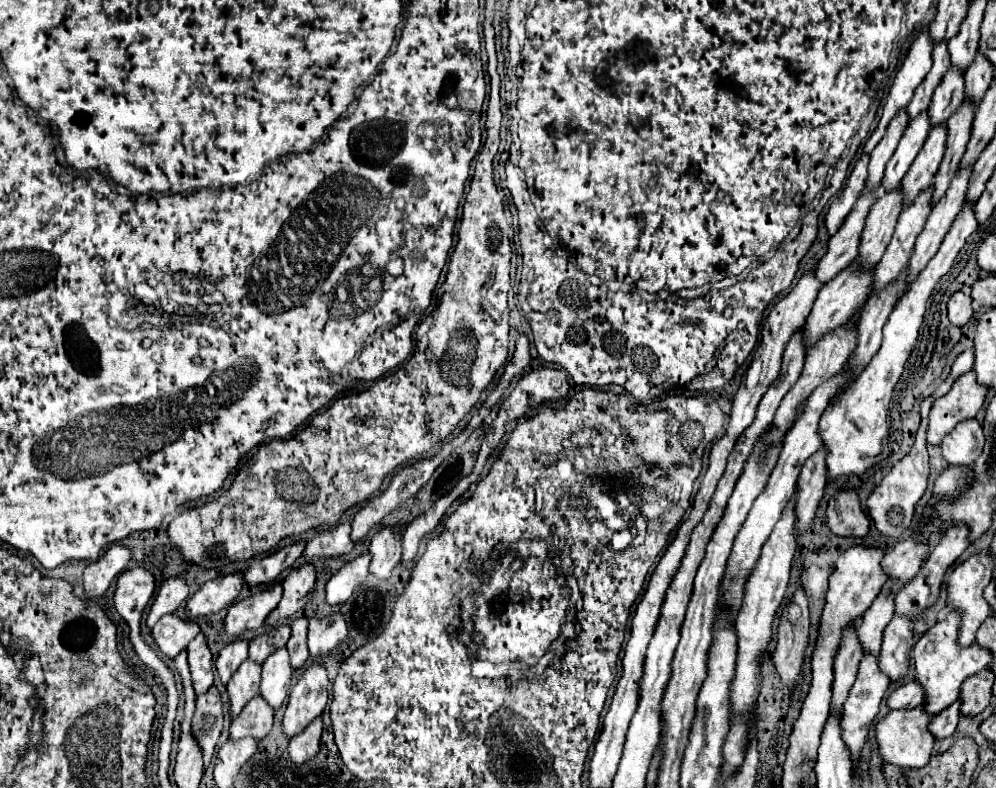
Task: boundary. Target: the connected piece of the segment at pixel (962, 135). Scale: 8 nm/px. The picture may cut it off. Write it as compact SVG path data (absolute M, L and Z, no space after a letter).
M962 104L956 114L952 116L952 120L948 120L946 128L948 128L948 140L946 140L946 152L944 158L940 162L940 168L934 176L934 184L932 184L932 196L930 196L930 208L938 204L940 196L944 196L944 192L948 190L948 184L952 182L952 176L958 170L960 158L966 150L966 144L970 140L970 128L972 128L972 120L974 120L976 108L972 104Z

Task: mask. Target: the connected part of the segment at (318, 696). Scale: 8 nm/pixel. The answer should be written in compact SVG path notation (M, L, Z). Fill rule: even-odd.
M312 664L300 676L298 684L292 688L288 706L282 718L282 734L290 736L300 734L314 718L322 716L328 702L328 676L326 668Z

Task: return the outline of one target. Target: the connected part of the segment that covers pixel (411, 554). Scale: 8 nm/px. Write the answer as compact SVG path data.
M480 456L478 462L476 462L476 466L474 466L474 470L472 470L472 474L470 474L468 478L464 478L452 492L448 492L444 498L440 498L424 516L420 516L420 518L416 518L414 522L408 524L408 528L406 528L404 536L402 536L402 548L404 548L404 552L402 552L402 566L408 566L408 564L416 558L418 548L420 548L420 542L422 542L426 536L430 536L430 534L436 532L436 528L438 528L442 516L446 514L446 510L448 510L456 500L460 500L460 498L464 496L464 492L480 478L484 464L486 464L484 458Z

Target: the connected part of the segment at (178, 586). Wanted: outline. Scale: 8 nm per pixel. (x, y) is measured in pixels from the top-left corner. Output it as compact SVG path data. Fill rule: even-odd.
M176 576L176 578L168 578L162 582L156 598L154 598L154 604L150 608L150 614L148 614L148 620L146 620L146 626L152 628L164 614L174 614L178 610L178 606L188 598L188 586L184 582L182 576Z

